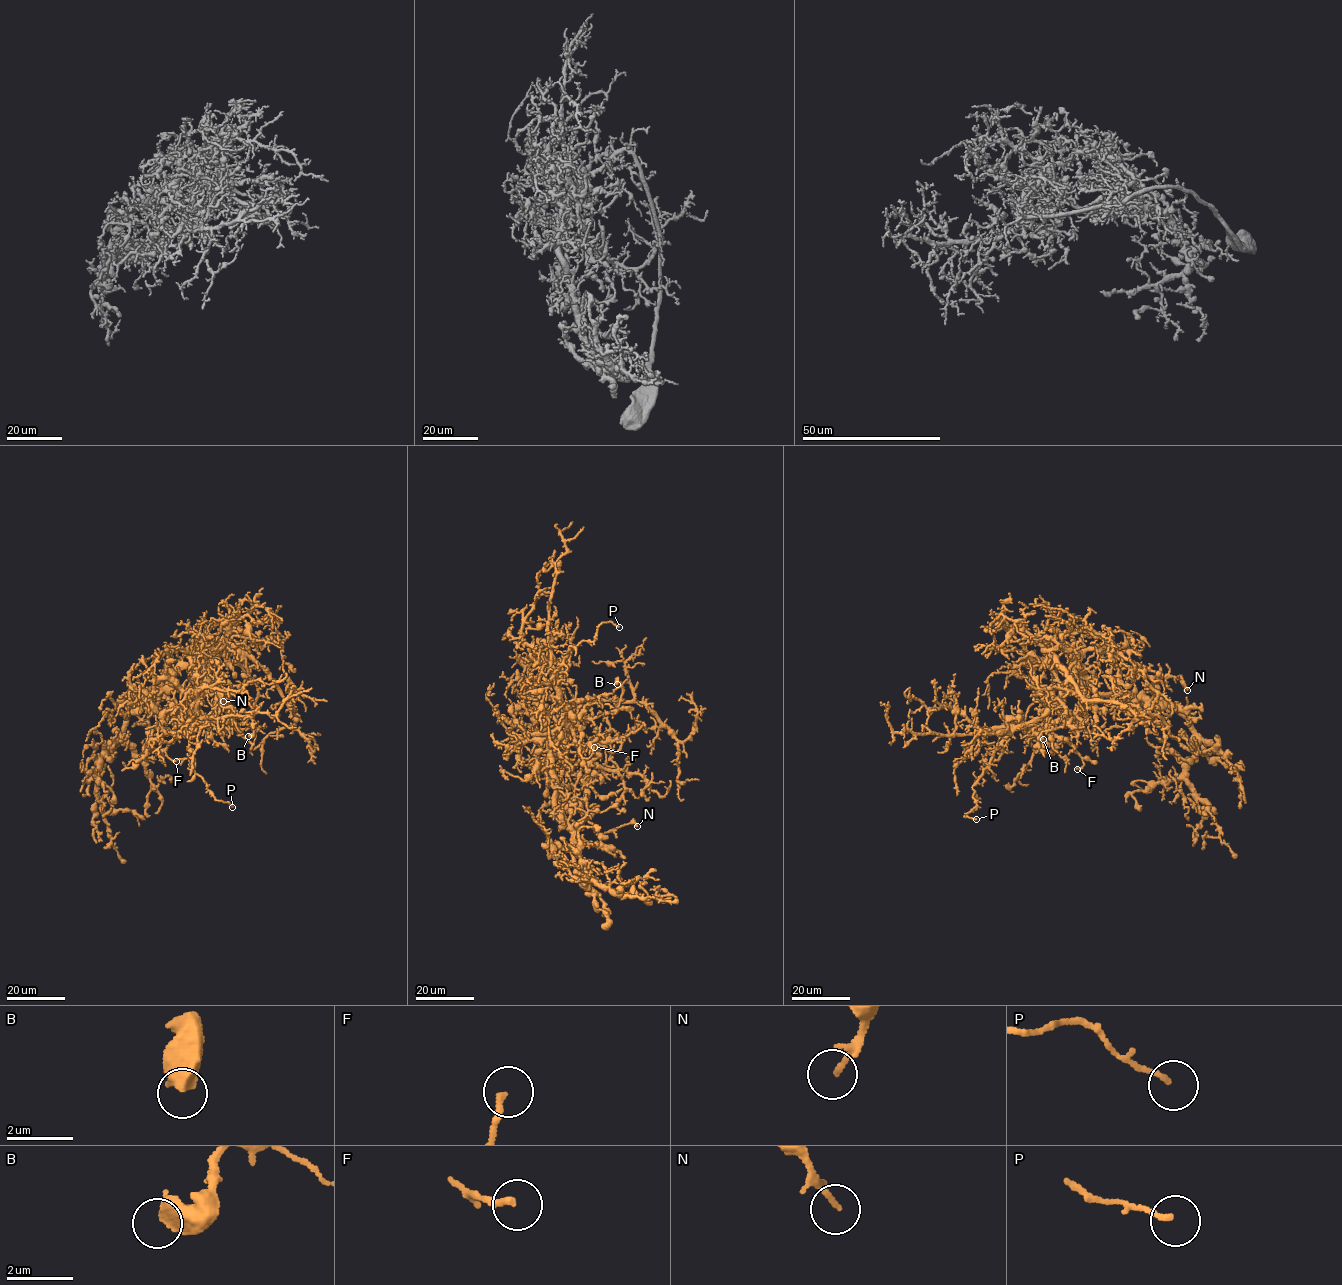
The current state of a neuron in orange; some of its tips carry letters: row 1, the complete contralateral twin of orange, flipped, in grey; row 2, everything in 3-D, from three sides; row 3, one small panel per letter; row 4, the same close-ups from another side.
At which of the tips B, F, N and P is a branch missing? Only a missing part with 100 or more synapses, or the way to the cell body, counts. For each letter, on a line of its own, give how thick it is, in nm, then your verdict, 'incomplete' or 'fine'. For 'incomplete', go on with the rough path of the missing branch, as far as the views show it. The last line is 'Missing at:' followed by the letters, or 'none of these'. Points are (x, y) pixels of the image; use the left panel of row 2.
B: 550 nm thick; fine
F: 200 nm thick; fine
N: 140 nm thick; fine
P: 130 nm thick; fine
Missing at: none of these

